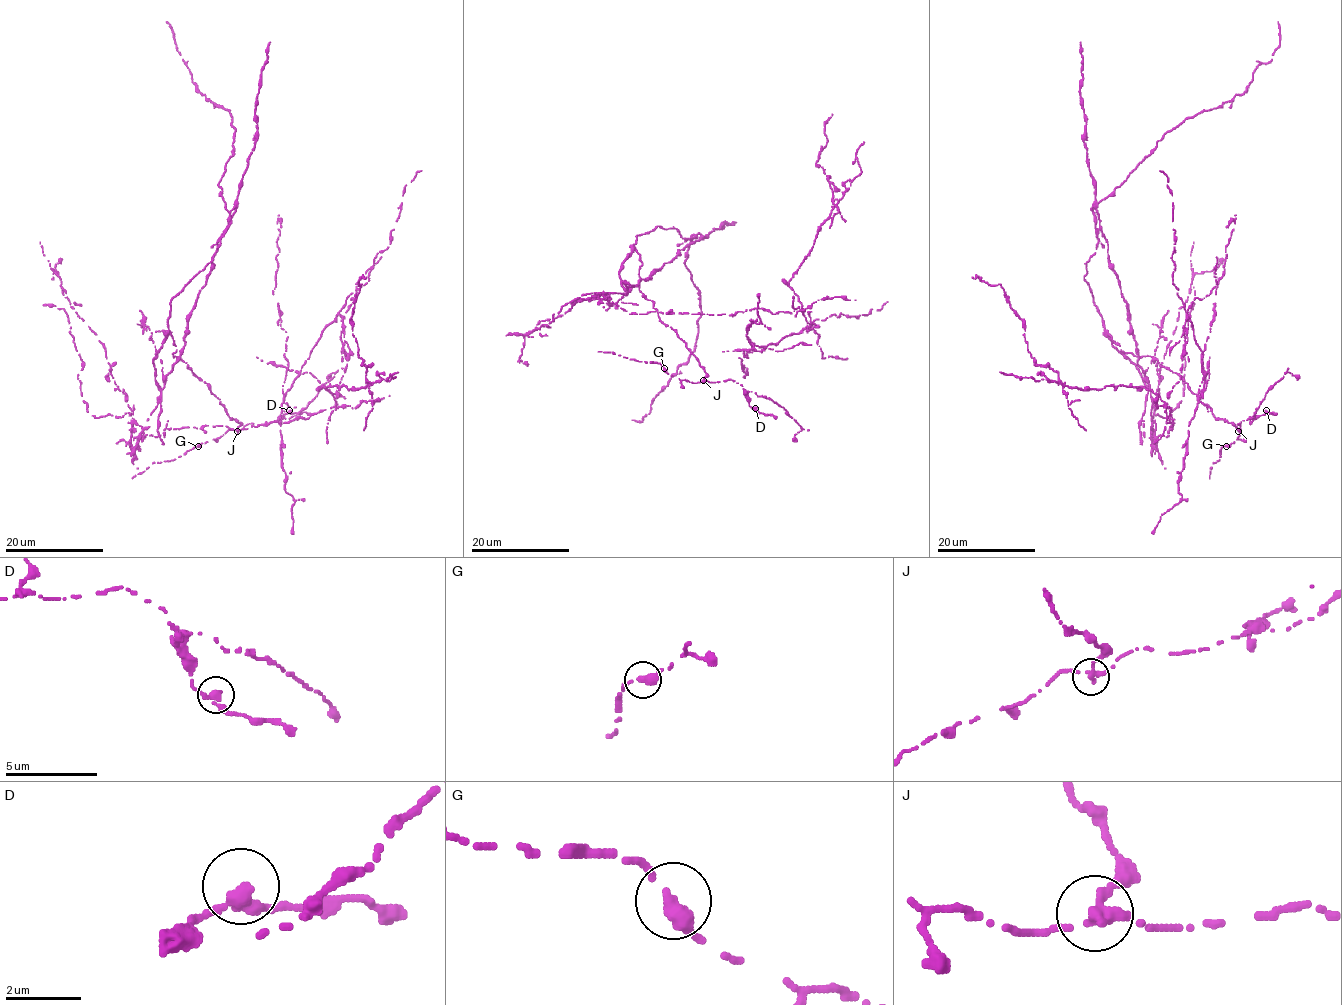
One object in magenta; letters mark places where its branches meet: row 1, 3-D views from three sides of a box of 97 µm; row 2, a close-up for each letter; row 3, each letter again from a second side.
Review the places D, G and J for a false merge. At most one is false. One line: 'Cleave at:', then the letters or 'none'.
Cleave at: J

